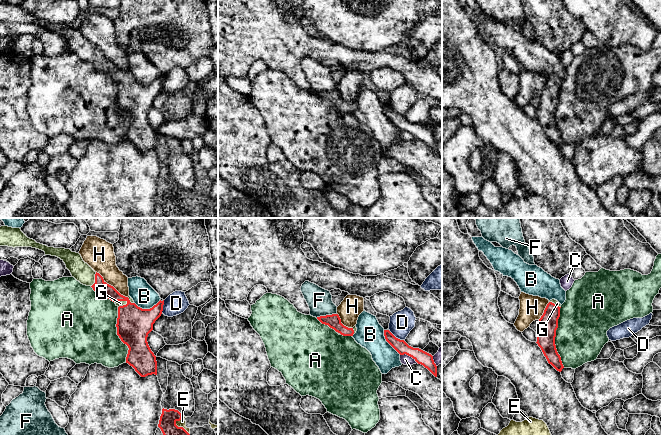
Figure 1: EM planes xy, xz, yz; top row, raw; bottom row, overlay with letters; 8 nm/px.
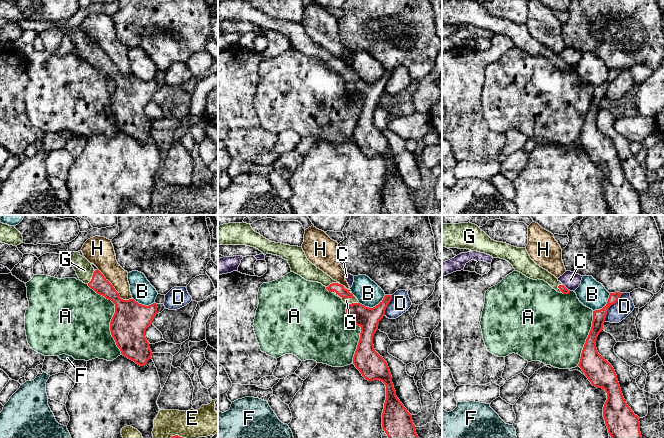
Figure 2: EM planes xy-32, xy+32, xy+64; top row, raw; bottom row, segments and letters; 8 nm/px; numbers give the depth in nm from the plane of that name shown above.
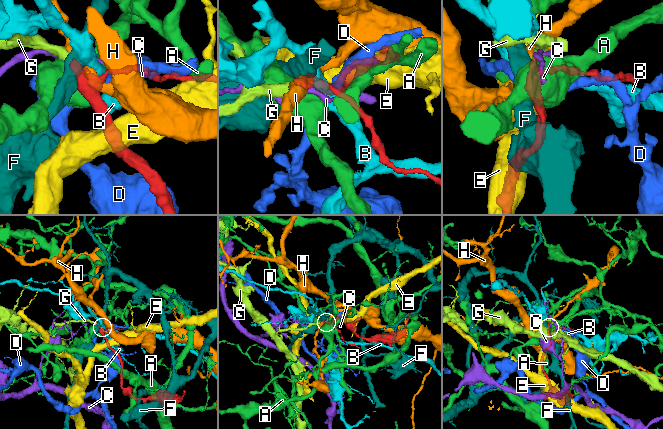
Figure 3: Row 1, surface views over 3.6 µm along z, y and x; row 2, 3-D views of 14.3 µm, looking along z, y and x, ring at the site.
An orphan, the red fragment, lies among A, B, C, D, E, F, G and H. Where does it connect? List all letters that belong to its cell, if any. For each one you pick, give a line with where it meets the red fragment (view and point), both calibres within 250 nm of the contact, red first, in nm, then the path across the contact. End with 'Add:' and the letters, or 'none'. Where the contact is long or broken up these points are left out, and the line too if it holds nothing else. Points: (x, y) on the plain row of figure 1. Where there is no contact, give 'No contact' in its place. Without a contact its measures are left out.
G: Touches red at xy (95, 55). Thickness 110 nm (red) against 160 nm. Path across: xy (101, 63), (95, 55), (88, 53), (81, 47)
Add: G

